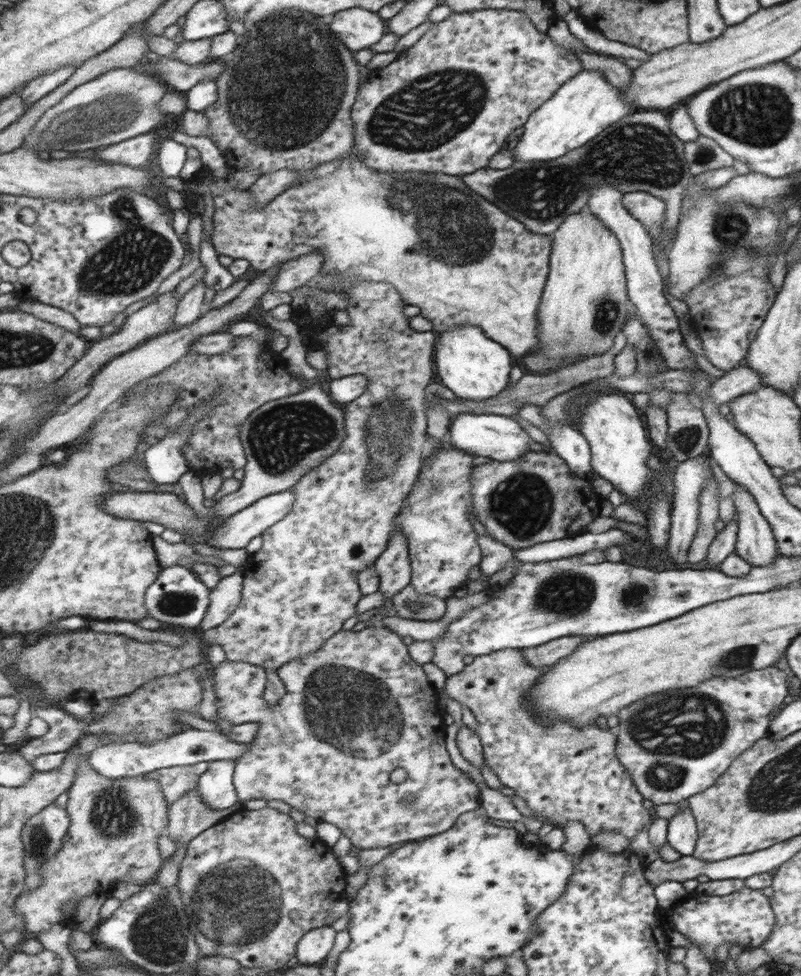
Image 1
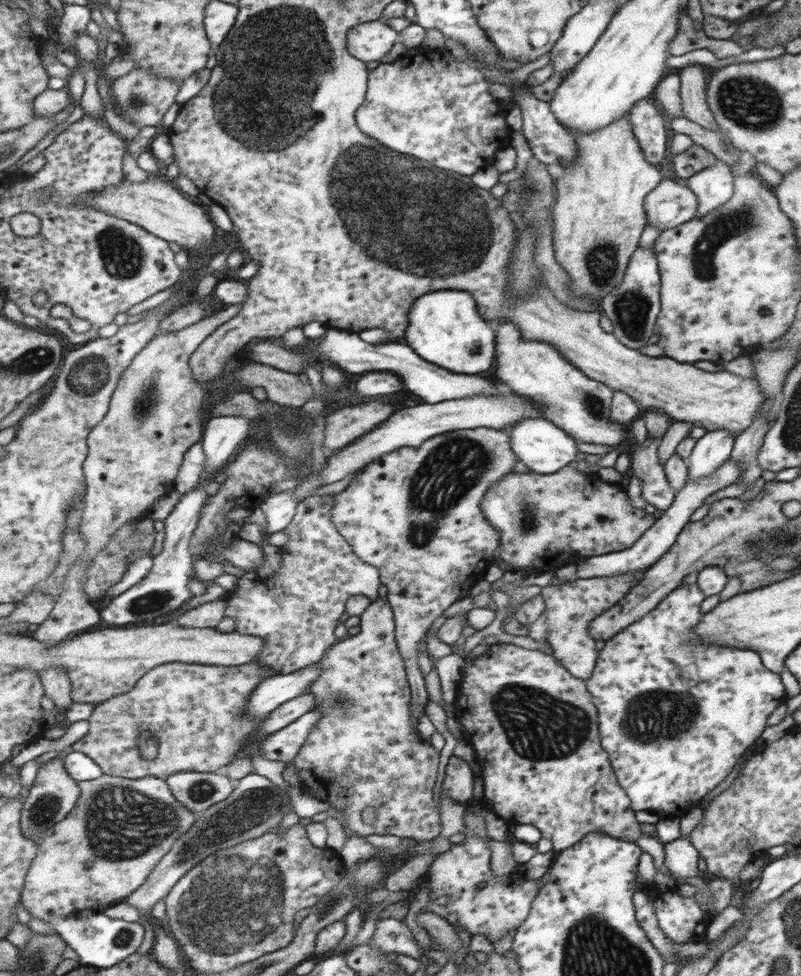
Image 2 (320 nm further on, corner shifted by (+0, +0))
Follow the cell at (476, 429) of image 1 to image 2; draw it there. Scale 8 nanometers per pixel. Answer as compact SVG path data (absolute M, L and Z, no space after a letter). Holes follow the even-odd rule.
M544 417L527 418L512 426L507 426L505 430L511 434L511 446L514 448L515 454L519 455L519 460L534 473L558 473L560 469L571 466L578 456L579 442L563 428Z

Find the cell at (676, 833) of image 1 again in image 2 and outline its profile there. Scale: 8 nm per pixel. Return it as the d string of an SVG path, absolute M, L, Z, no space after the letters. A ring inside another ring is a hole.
M687 836L666 843L664 847L664 864L671 872L671 876L676 876L680 879L697 876L699 869L702 867L701 856Z

